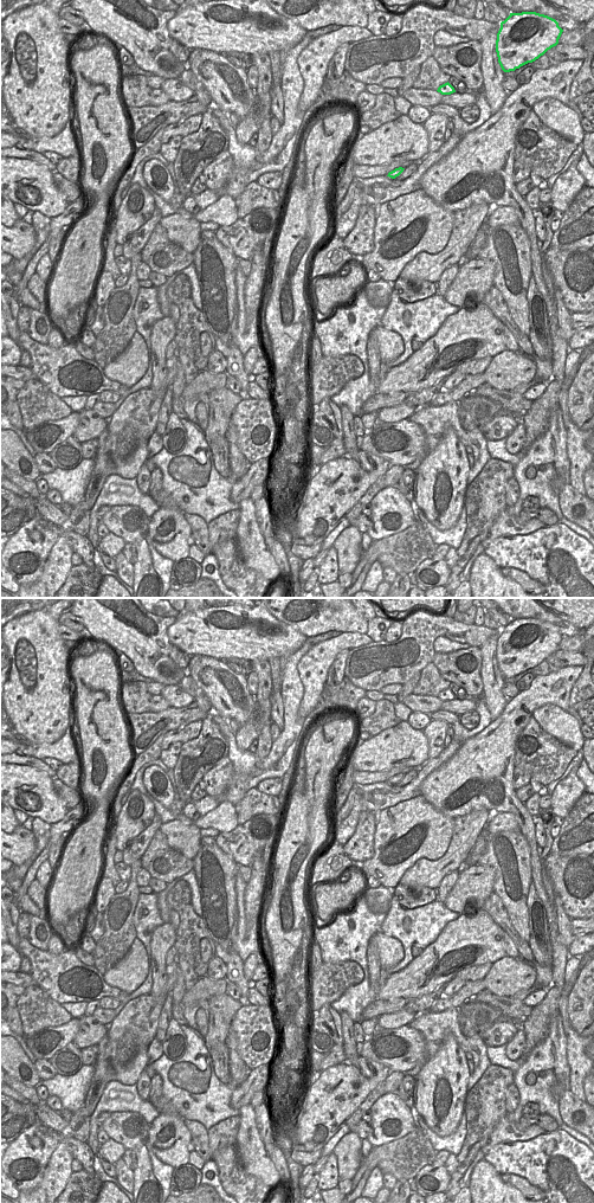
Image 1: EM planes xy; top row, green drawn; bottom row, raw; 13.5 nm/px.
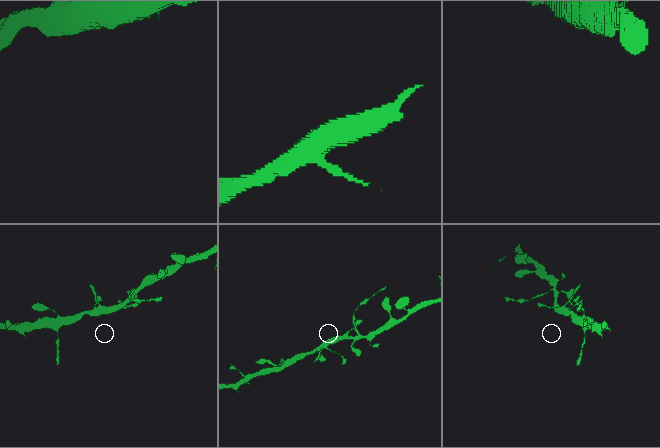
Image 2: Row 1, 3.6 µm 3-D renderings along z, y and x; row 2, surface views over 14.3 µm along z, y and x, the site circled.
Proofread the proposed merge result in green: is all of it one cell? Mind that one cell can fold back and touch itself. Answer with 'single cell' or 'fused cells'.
single cell

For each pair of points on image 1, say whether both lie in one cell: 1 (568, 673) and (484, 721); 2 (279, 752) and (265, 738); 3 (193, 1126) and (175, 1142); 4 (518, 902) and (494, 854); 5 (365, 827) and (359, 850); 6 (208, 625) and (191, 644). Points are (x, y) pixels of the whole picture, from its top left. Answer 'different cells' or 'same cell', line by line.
1: different cells
2: different cells
3: different cells
4: same cell
5: same cell
6: same cell

